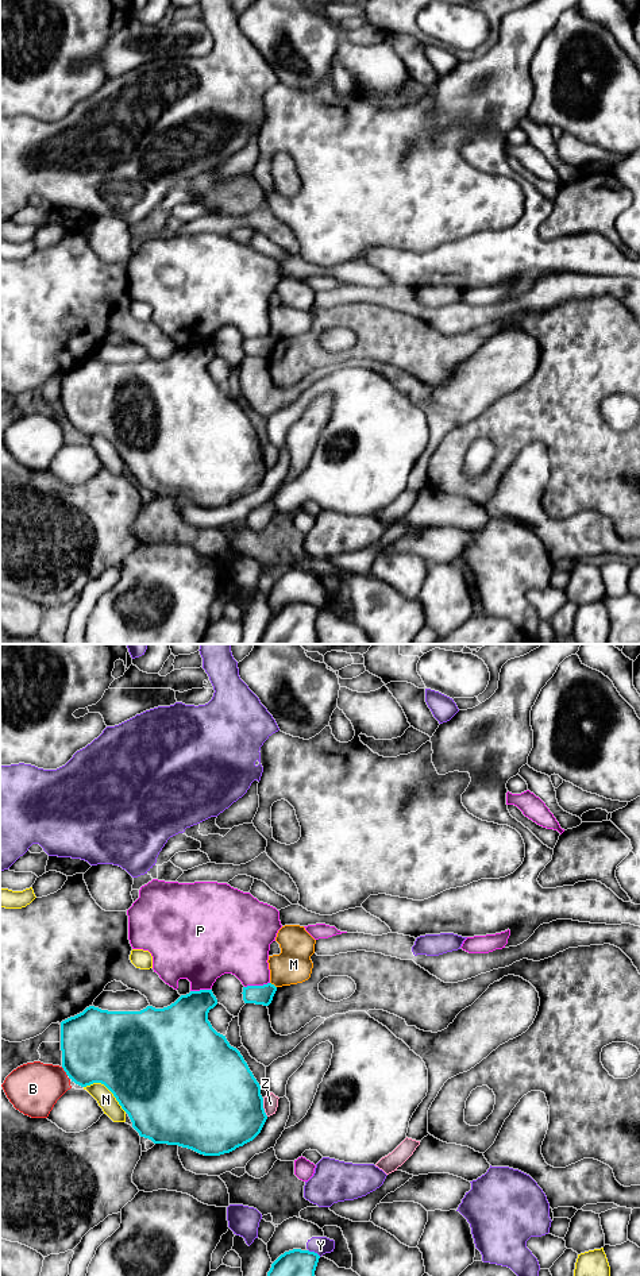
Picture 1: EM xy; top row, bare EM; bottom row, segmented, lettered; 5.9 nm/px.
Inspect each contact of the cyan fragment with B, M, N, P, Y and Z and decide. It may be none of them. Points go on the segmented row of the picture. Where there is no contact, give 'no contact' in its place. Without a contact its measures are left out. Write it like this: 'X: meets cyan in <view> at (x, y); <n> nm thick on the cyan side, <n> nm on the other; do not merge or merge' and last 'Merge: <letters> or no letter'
B: meets cyan in xy at (64, 1070); 440 nm thick on the cyan side, 300 nm on the other; do not merge
M: meets cyan in xy at (273, 985); 110 nm thick on the cyan side, 220 nm on the other; do not merge
N: meets cyan in xy at (107, 1087); 500 nm thick on the cyan side, 110 nm on the other; do not merge
P: meets cyan in xy at (257, 986); 110 nm thick on the cyan side, 320 nm on the other; do not merge
Y: meets cyan in xy at (313, 1252); 160 nm thick on the cyan side, 110 nm on the other; do not merge
Z: meets cyan in xy at (262, 1107); 500 nm thick on the cyan side, 90 nm on the other; do not merge
Merge: no letter

